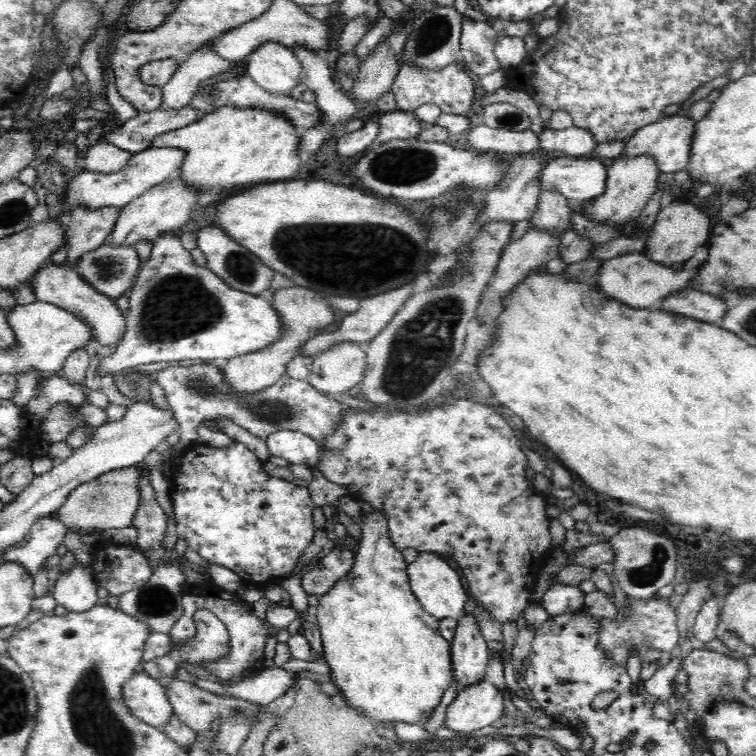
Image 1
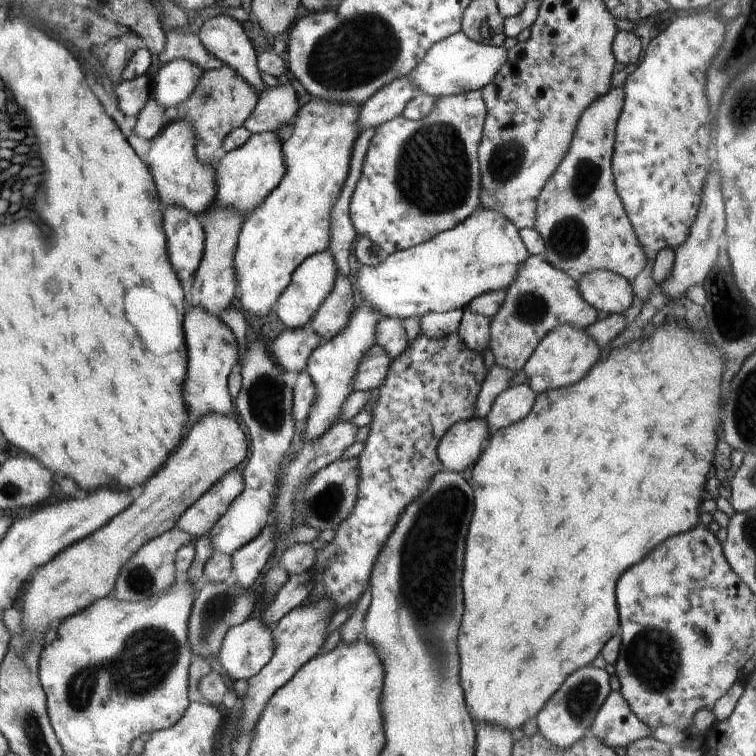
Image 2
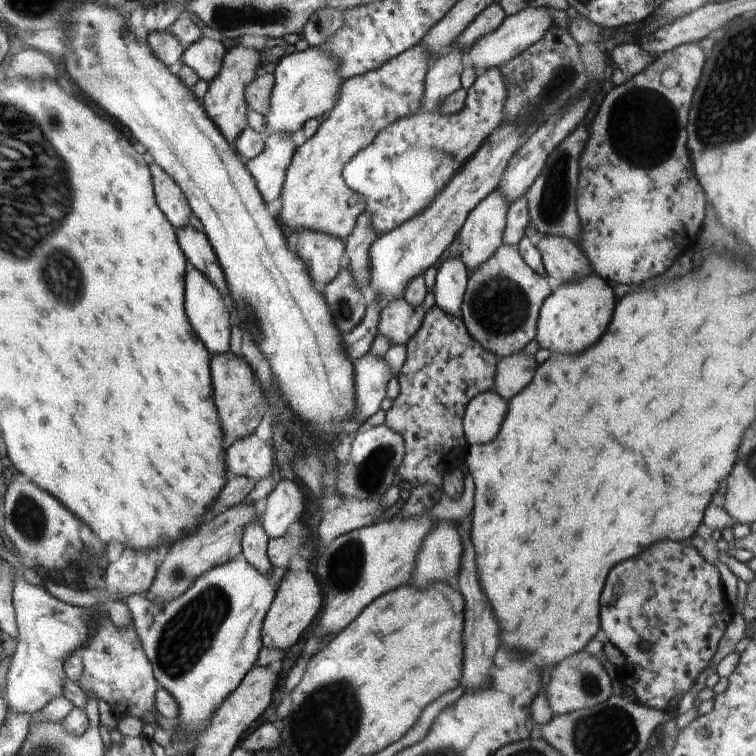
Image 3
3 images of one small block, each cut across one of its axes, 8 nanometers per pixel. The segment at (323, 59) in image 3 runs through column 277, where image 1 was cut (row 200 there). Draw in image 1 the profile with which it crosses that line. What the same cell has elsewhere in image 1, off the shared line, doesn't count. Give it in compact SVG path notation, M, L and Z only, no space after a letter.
M148 147L140 152L135 152L128 164L118 172L101 173L88 170L76 175L66 186L64 203L69 208L76 205L84 205L88 209L99 209L102 207L124 207L130 204L136 197L142 196L149 188L164 182L174 170L180 168L184 160L184 149L162 147Z

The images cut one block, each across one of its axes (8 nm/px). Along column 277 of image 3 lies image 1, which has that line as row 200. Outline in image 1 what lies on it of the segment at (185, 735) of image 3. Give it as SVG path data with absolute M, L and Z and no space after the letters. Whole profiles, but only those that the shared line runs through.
M554 155L540 172L540 190L561 192L568 200L594 200L606 188L608 168L594 156Z

